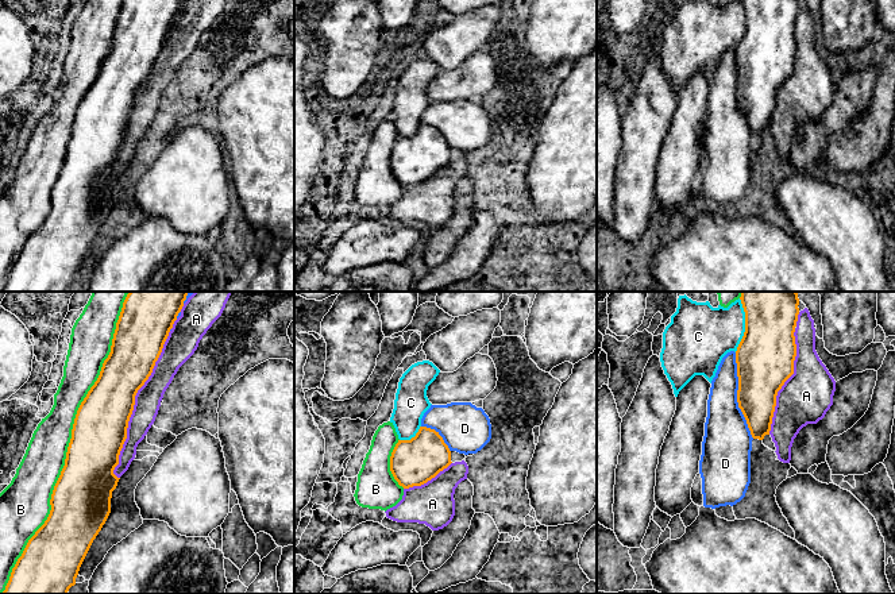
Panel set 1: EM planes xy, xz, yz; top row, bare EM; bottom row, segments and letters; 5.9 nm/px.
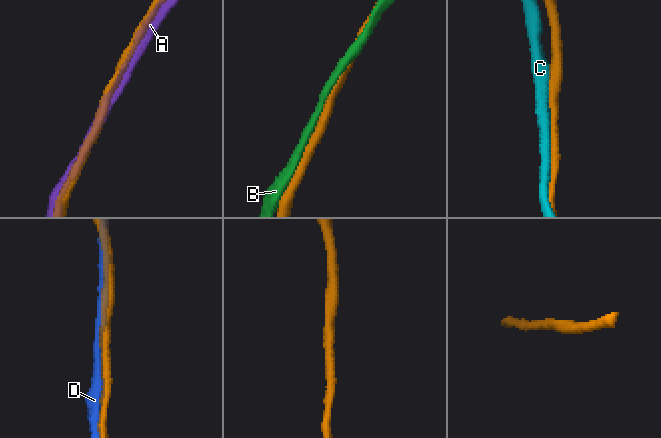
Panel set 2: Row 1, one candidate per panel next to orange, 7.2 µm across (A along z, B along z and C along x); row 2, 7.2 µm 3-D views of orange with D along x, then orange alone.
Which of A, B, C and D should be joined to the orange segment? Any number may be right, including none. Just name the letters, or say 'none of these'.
none of these

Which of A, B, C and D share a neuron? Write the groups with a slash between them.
A / B / C / D

